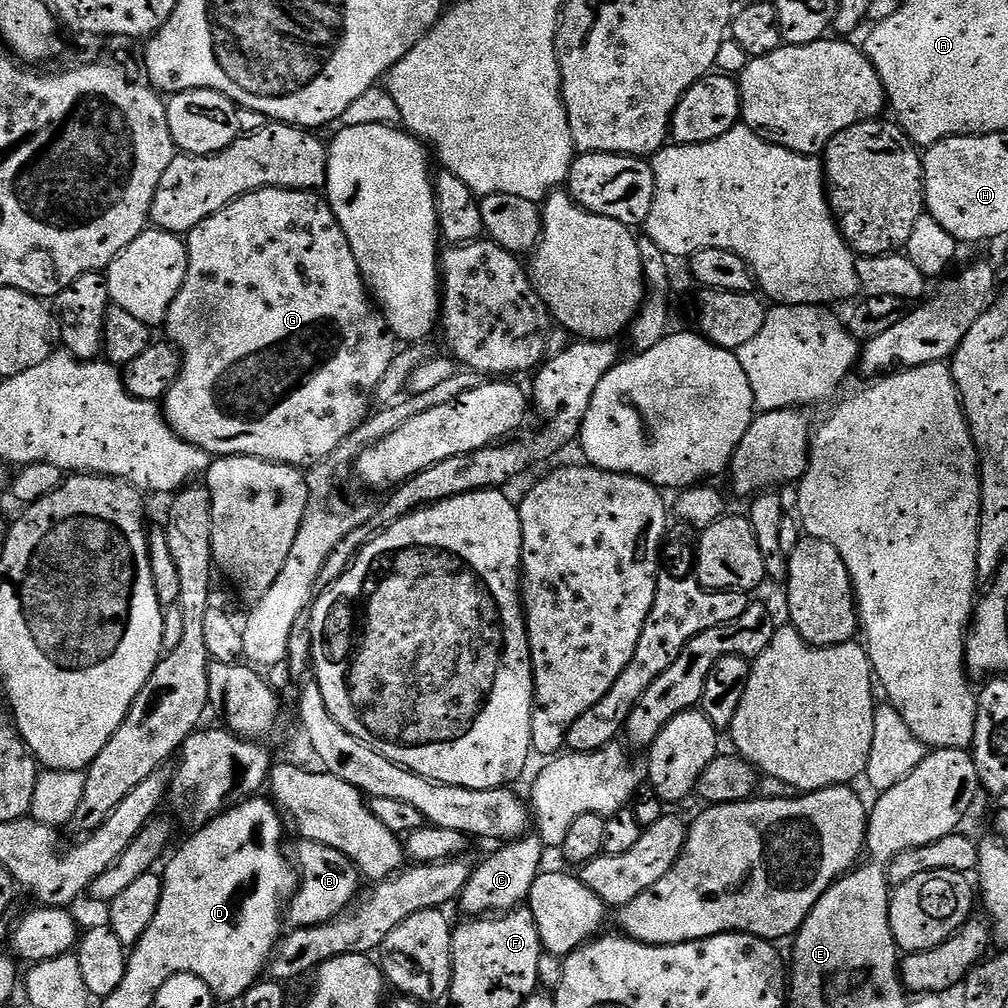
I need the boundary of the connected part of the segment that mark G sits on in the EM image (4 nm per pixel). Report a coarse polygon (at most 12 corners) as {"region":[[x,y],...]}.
{"region":[[327,199],[187,233],[172,433],[301,470],[398,351]]}

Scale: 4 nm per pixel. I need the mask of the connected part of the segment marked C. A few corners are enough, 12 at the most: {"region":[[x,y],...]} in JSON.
{"region":[[528,834],[472,869],[458,905],[503,914],[532,892],[546,846]]}

